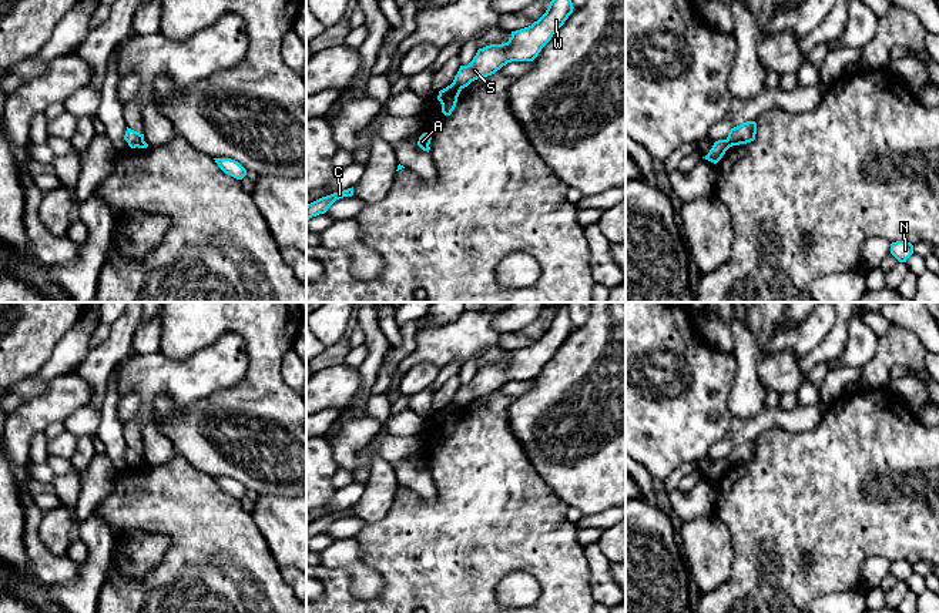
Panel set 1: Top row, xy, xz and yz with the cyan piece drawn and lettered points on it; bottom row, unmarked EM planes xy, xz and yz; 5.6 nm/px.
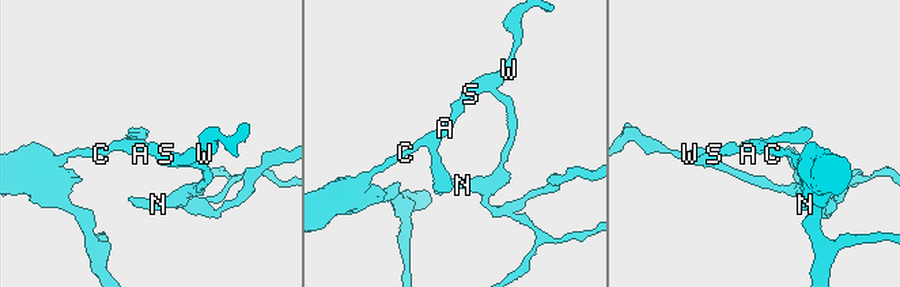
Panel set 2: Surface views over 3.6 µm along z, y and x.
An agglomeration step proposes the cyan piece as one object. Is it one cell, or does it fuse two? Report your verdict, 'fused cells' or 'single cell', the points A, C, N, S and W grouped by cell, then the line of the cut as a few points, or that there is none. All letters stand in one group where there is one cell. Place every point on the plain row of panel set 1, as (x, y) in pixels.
fused cells; A C / N S W; cut in xz along (453, 401), (462, 407)

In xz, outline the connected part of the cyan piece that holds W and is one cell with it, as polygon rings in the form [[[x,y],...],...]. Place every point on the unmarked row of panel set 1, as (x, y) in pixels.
[[[564,302],[537,341],[512,351],[507,362],[479,368],[467,385],[460,385],[453,402],[465,408],[477,398],[494,393],[507,382],[533,381],[551,359],[553,354],[564,344],[573,328],[567,302]]]

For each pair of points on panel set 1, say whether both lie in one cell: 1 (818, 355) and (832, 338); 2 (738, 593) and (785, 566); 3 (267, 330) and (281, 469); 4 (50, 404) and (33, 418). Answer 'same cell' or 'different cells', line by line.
1: same cell
2: same cell
3: same cell
4: same cell

